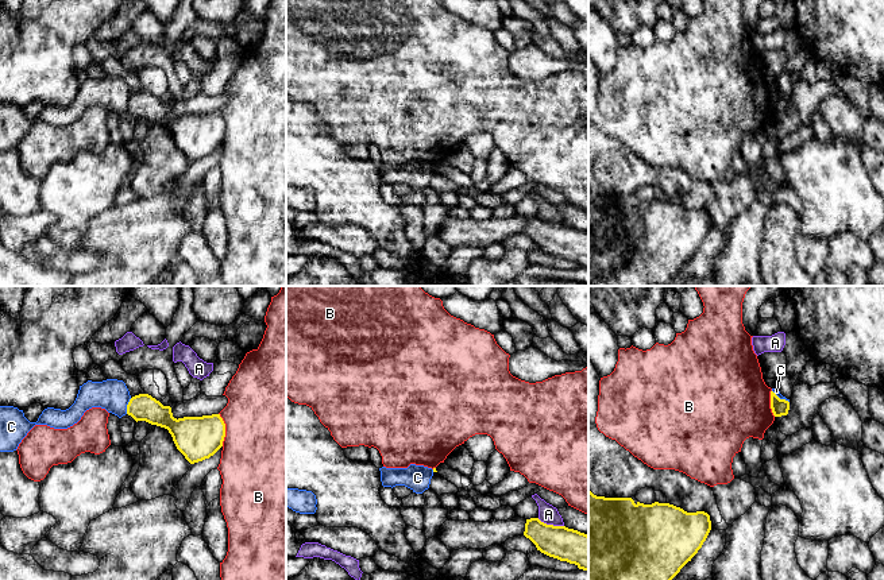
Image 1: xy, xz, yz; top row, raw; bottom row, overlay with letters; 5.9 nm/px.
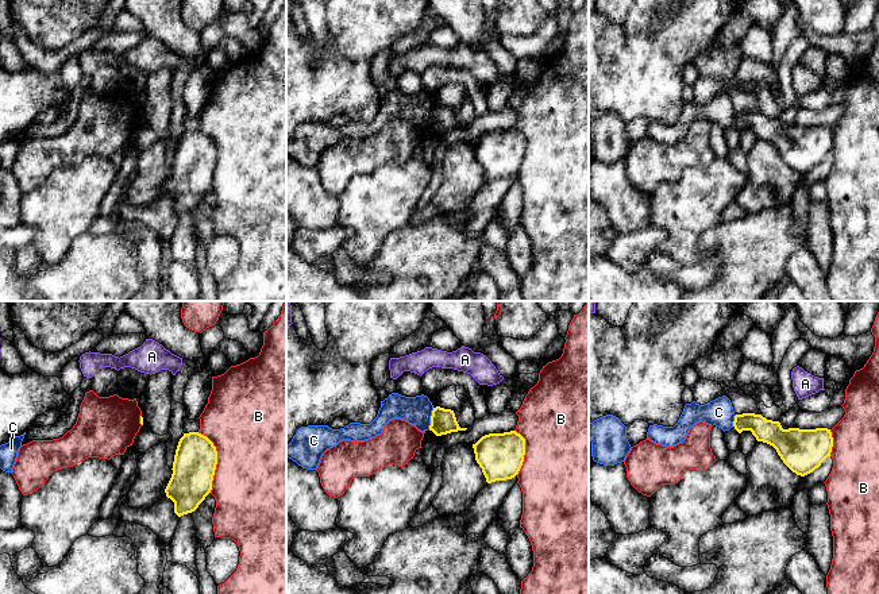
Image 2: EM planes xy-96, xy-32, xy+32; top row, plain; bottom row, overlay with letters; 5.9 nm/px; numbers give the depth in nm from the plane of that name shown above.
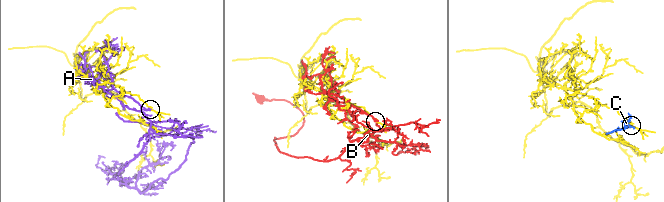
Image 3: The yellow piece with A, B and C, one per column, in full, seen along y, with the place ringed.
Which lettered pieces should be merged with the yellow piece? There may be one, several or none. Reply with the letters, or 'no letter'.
no letter

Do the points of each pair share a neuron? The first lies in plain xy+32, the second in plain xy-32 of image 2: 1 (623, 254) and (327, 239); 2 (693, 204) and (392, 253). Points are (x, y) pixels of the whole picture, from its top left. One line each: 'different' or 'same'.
1: same
2: different

